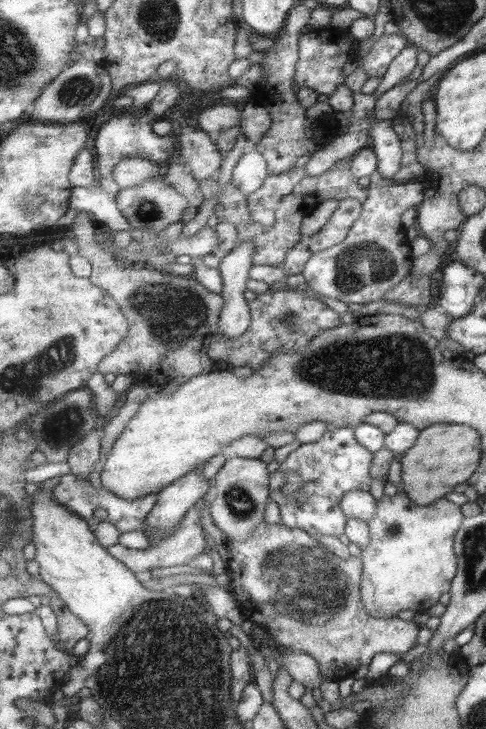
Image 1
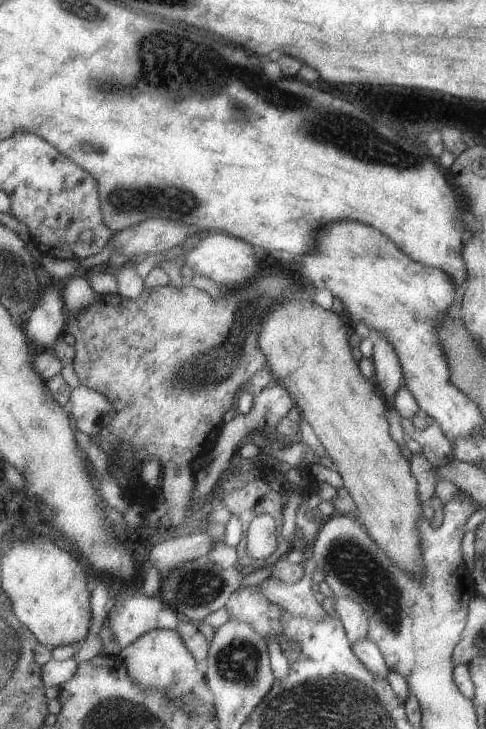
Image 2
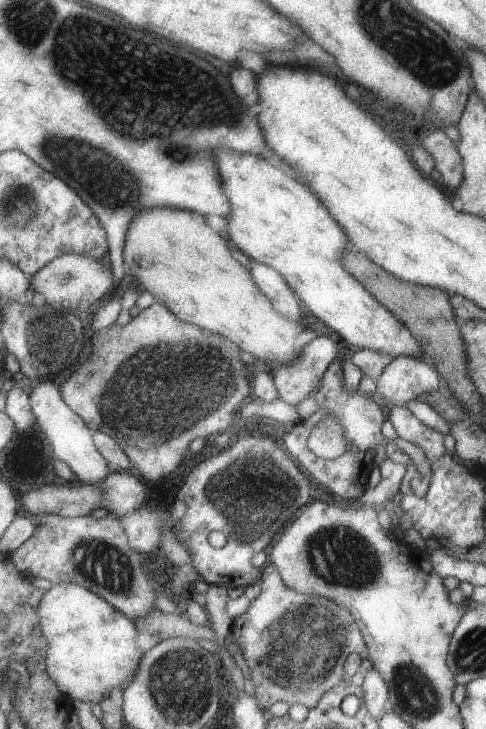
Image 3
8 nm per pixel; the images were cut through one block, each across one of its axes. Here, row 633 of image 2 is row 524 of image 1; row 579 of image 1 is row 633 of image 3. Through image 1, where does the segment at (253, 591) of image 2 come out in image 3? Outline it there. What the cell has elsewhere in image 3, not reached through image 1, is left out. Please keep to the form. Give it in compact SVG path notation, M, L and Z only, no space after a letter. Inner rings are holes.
M272 563L264 568L259 585L262 588L260 595L252 600L249 611L235 619L232 625L232 636L252 671L254 696L263 710L278 701L287 701L292 706L304 704L305 707L313 708L327 692L343 685L341 680L348 677L345 666L352 653L369 659L370 651L360 624L347 608L337 605L337 602L318 595L307 595L289 587L280 576L277 566Z

